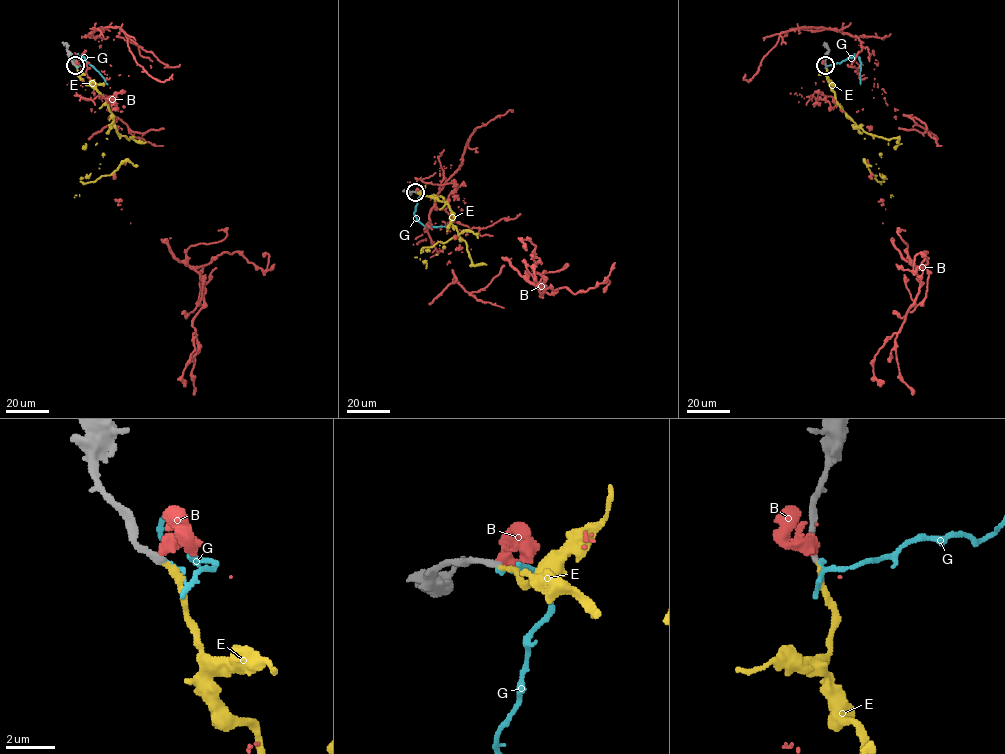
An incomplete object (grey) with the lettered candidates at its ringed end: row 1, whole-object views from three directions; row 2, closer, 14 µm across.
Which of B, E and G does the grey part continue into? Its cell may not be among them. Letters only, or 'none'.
E

